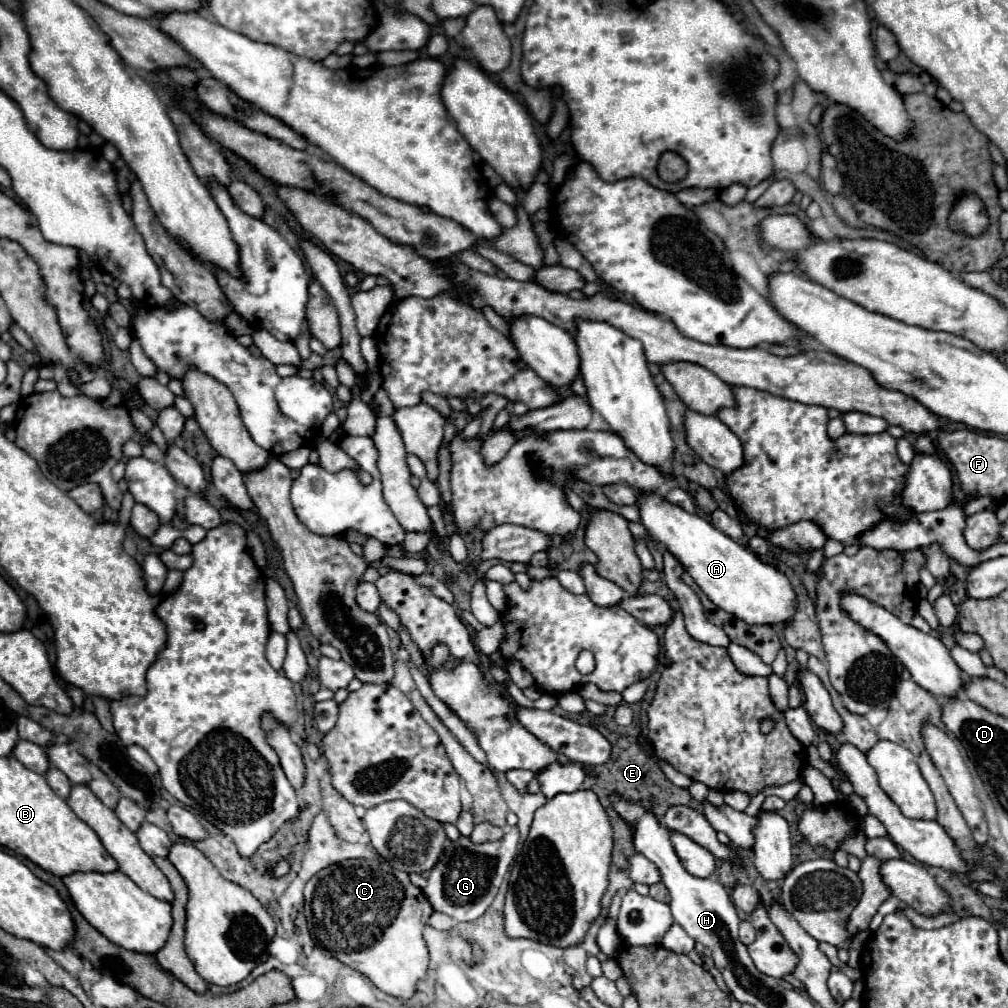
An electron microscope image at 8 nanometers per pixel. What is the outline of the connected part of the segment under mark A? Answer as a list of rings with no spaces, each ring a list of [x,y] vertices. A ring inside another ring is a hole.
[[[643,493],[641,523],[651,537],[667,547],[703,589],[703,593],[729,615],[745,621],[747,625],[789,625],[797,613],[797,593],[791,581],[773,565],[759,561],[759,557],[715,529],[701,515],[687,513],[677,505],[663,501],[657,493]]]

